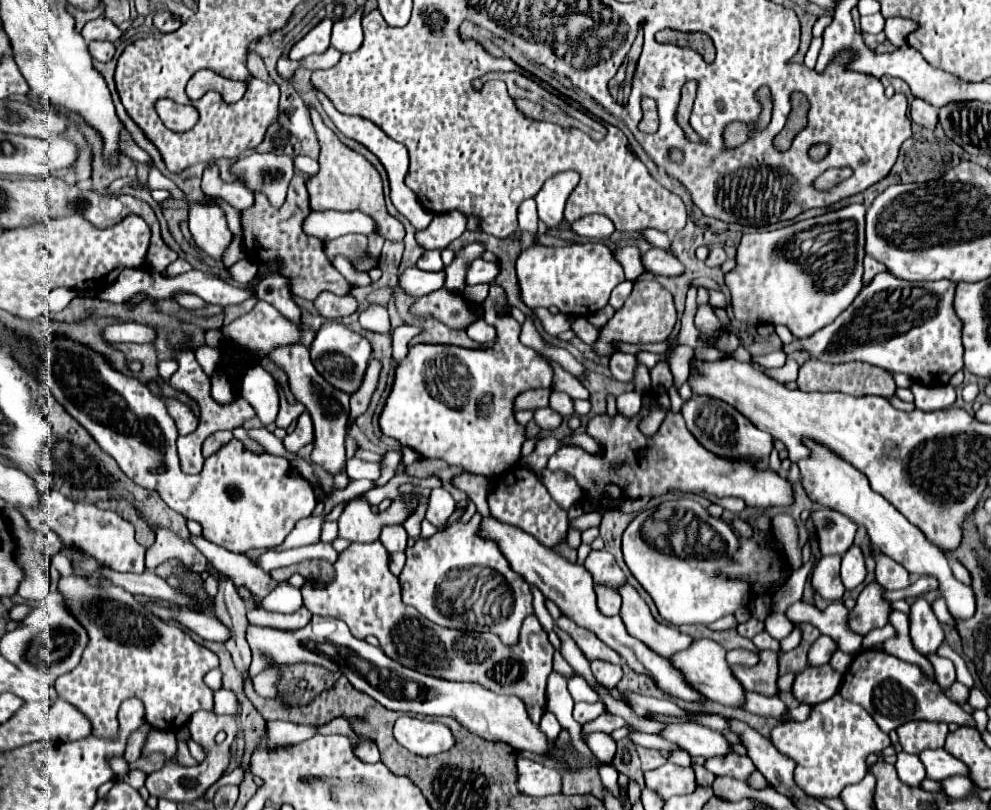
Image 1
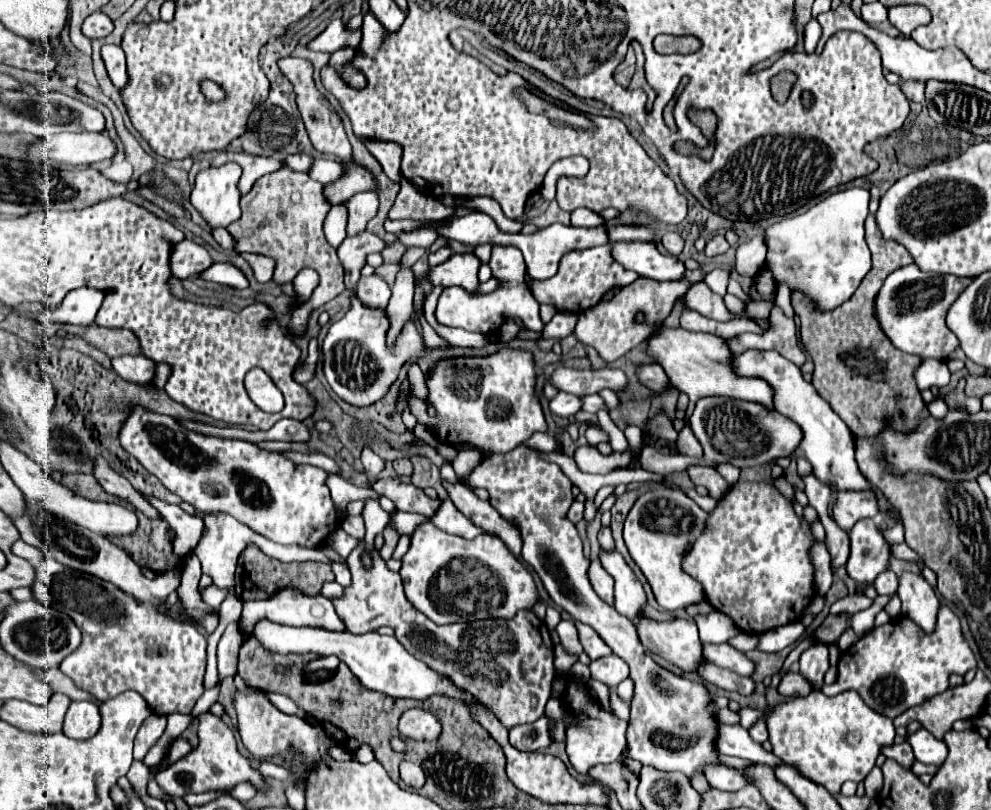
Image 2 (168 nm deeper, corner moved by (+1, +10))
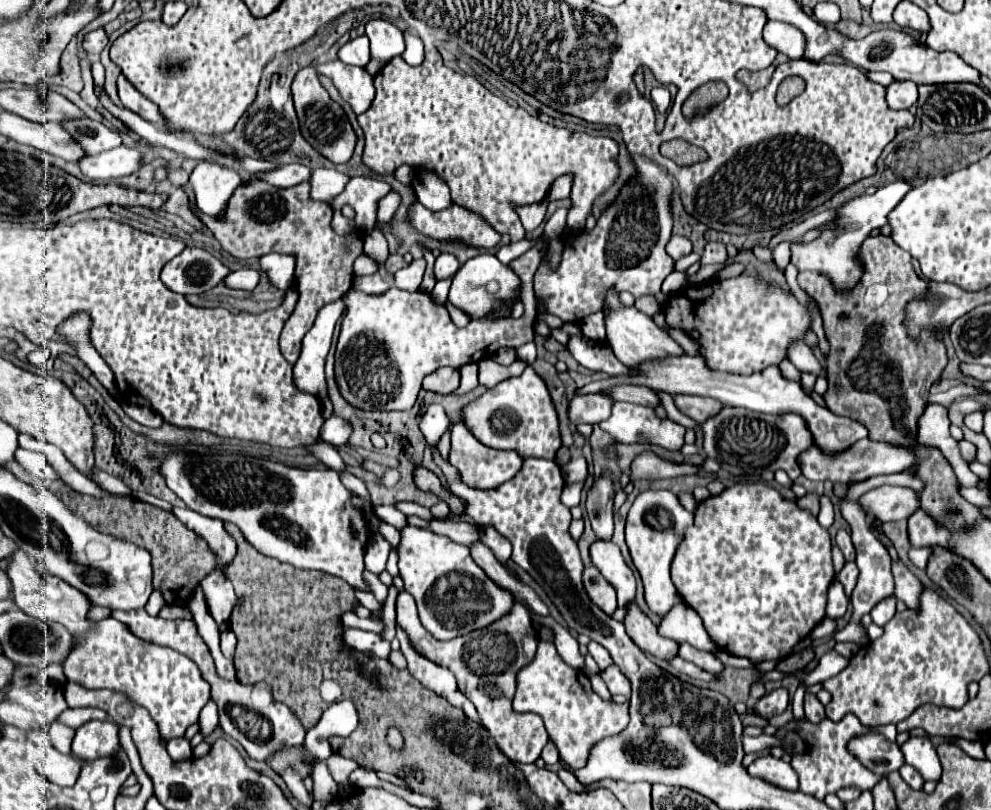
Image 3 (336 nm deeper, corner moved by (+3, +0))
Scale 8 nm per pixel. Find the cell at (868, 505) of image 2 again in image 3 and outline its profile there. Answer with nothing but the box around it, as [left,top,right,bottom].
[859,486,919,522]

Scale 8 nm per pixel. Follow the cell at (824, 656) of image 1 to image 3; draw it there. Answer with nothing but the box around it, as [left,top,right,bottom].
[805,692,825,722]

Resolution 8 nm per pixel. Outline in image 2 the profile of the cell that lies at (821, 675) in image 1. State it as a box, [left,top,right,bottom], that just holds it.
[777,672,811,698]

